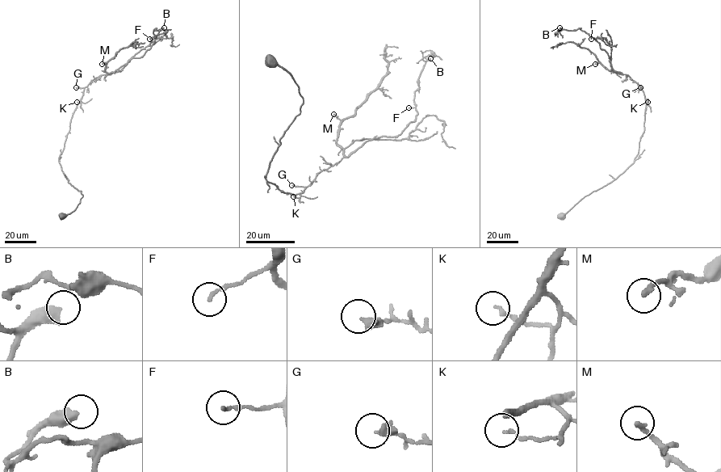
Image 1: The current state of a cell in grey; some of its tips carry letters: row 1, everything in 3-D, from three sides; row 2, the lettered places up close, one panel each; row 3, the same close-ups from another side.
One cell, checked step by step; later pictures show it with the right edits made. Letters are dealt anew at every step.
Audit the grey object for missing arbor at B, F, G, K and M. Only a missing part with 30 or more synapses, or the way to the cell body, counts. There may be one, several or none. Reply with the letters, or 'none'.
B

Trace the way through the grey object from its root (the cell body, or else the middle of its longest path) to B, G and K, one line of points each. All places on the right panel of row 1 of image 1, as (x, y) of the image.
B: (562, 214), (634, 162), (646, 102), (642, 88), (614, 70), (594, 38), (580, 28), (559, 27)
G: (562, 214), (586, 195), (616, 179), (634, 162), (644, 130), (646, 102), (640, 87)
K: (562, 214), (586, 195), (616, 179), (634, 162), (644, 130), (647, 102)

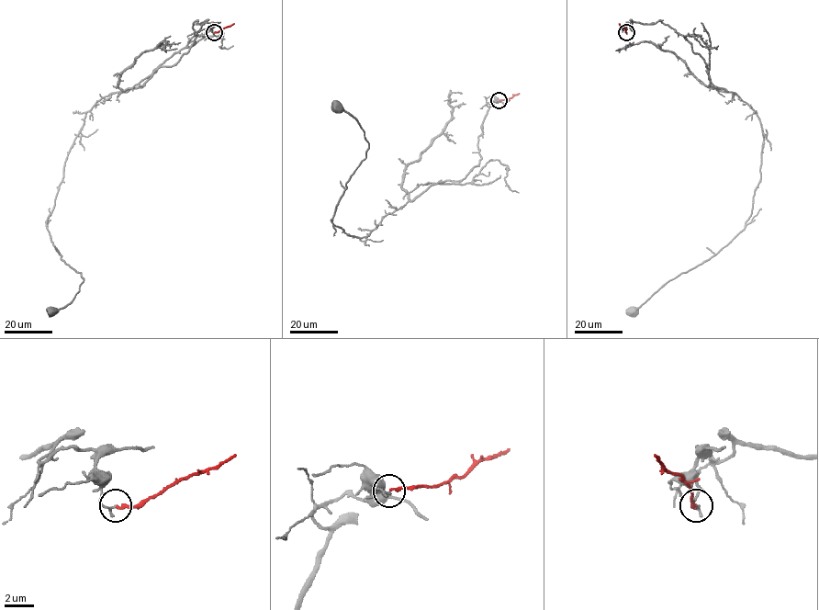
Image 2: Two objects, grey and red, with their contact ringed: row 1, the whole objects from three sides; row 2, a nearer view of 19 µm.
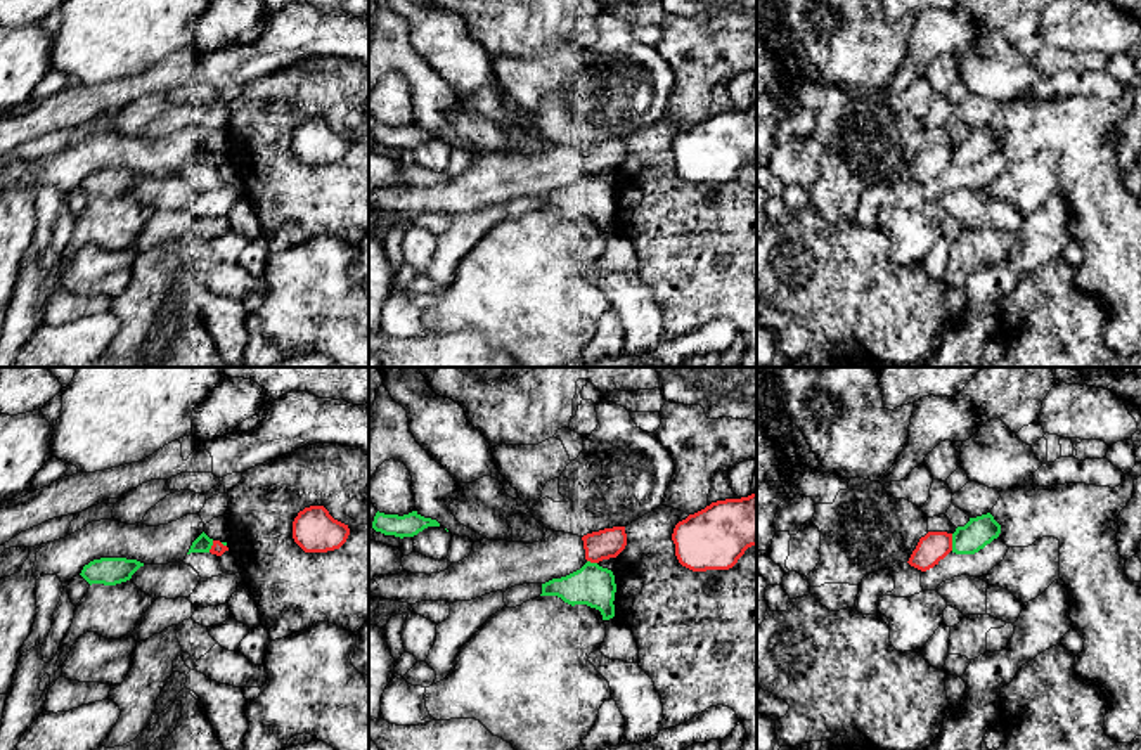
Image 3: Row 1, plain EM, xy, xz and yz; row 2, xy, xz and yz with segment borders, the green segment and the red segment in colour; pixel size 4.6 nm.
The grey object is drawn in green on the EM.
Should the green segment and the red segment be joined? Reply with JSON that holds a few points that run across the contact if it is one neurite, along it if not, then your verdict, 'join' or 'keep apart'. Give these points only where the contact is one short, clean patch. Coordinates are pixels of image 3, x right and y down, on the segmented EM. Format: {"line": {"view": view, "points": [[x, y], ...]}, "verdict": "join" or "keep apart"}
{"verdict": "keep apart"}

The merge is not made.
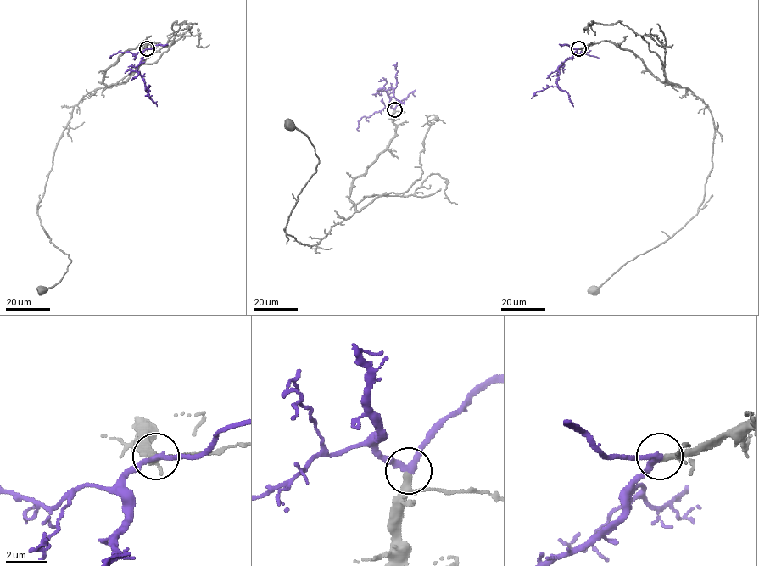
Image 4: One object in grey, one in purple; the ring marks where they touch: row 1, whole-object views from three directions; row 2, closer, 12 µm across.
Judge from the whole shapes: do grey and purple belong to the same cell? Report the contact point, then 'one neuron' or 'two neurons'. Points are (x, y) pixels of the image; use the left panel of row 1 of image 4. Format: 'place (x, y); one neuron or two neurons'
place (147, 48); one neuron

